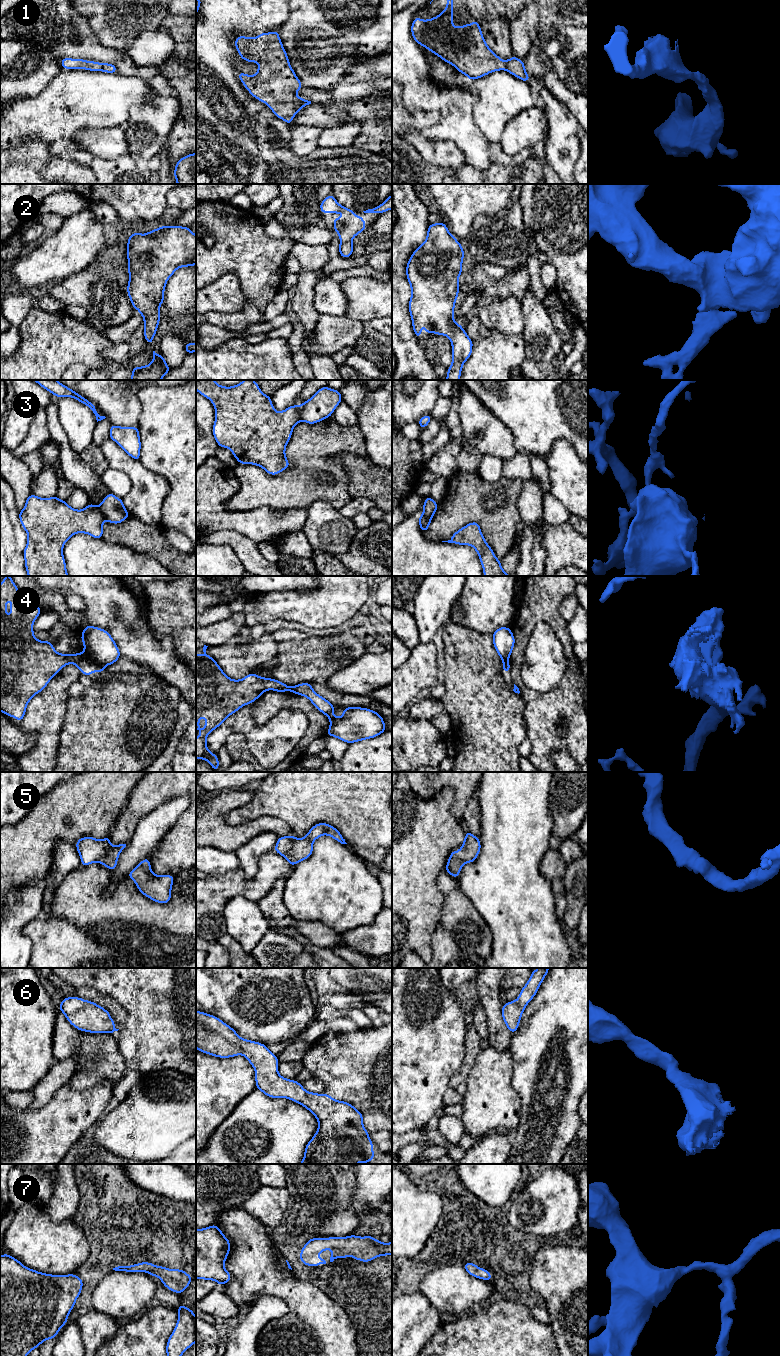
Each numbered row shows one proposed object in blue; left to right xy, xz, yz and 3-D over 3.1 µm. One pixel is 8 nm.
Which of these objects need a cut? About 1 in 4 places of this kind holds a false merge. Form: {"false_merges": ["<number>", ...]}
{"false_merges": ["3", "4"]}

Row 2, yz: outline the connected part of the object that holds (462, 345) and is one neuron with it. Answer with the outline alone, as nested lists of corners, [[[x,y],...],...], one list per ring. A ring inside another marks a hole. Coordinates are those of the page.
[[[438,222],[429,225],[425,242],[412,253],[406,266],[406,276],[411,287],[408,308],[416,338],[421,336],[421,324],[424,323],[426,334],[444,335],[451,341],[452,363],[448,368],[446,380],[460,380],[463,364],[470,358],[473,347],[473,341],[461,324],[454,321],[463,259],[463,246],[451,235],[443,222]]]

